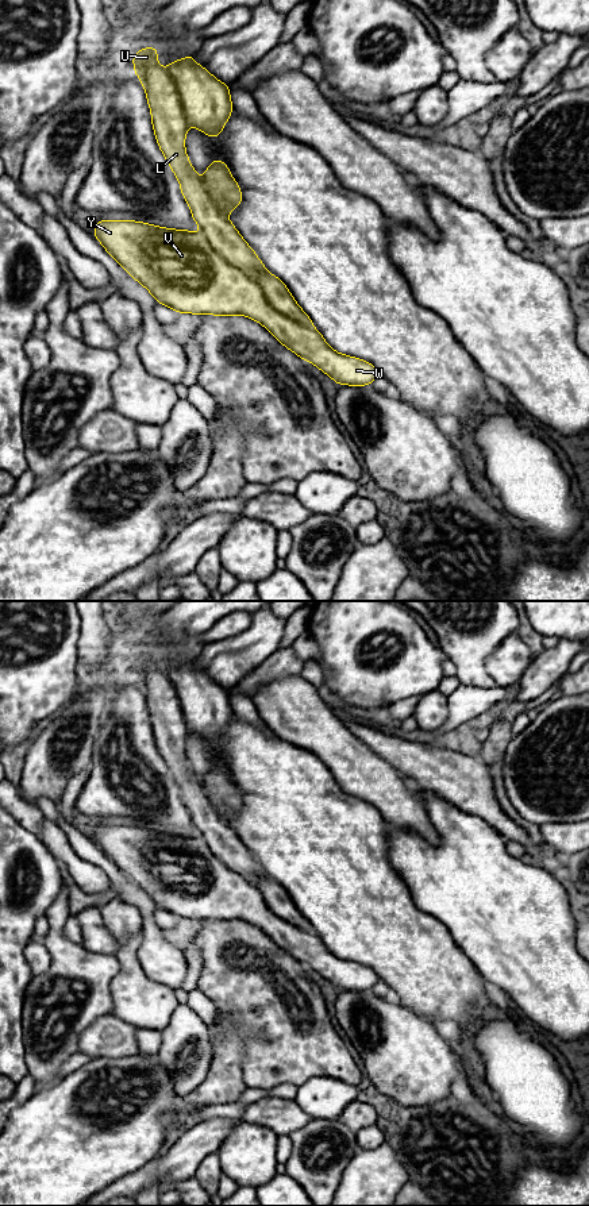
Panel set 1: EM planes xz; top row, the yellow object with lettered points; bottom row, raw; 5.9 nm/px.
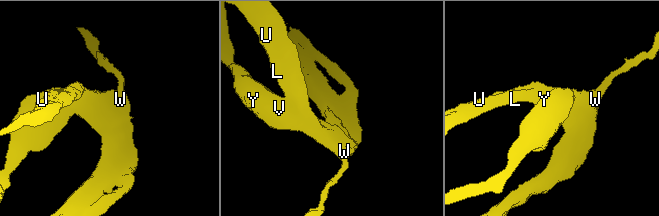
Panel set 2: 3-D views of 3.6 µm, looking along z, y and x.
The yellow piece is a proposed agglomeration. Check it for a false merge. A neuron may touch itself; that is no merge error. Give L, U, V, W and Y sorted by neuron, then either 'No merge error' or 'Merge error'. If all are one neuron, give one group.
Groups: L U V W Y. No merge error

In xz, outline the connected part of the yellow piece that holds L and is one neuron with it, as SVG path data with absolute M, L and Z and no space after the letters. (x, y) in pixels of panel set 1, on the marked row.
M145 47L140 51L134 53L134 73L140 78L146 90L157 143L169 162L172 172L176 174L181 186L181 193L192 211L192 219L201 227L201 232L195 234L188 230L162 228L159 226L134 220L101 219L95 227L95 238L132 278L153 294L158 304L166 305L178 313L247 316L254 321L261 323L277 342L282 343L301 359L315 365L338 385L370 385L380 375L376 366L363 359L339 354L332 350L322 334L313 327L309 316L299 307L285 284L265 269L254 250L245 242L242 235L226 216L243 201L239 184L232 178L228 166L222 159L213 159L201 180L189 162L185 151L188 127L192 124L197 130L205 132L209 138L219 138L220 131L224 128L234 111L230 99L230 86L196 63L193 61L195 54L178 61L172 61L168 69L163 69L158 63L157 54L157 47Z

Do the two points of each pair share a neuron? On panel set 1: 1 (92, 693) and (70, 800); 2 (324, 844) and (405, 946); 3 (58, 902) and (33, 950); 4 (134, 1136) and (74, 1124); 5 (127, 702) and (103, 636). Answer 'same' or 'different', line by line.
1: different
2: same
3: different
4: same
5: same

